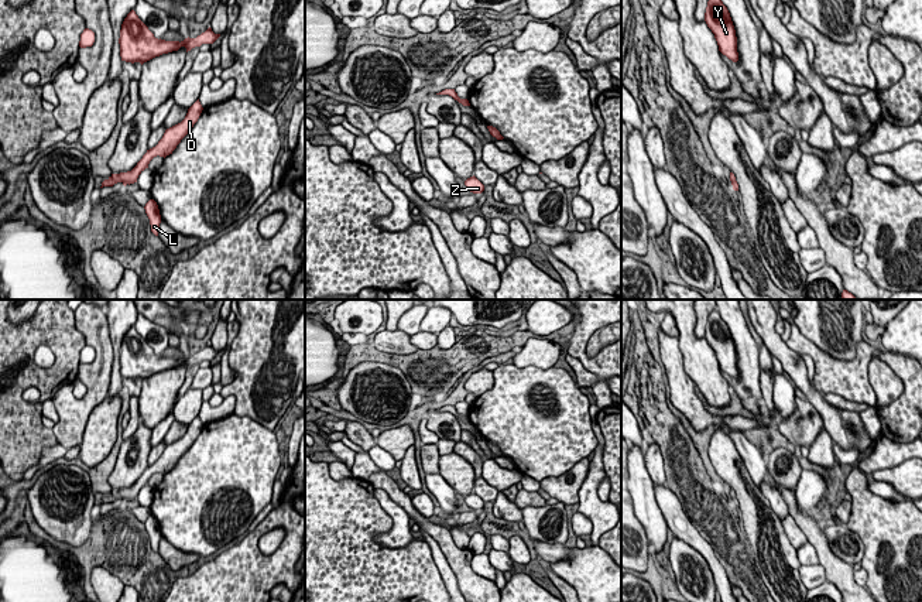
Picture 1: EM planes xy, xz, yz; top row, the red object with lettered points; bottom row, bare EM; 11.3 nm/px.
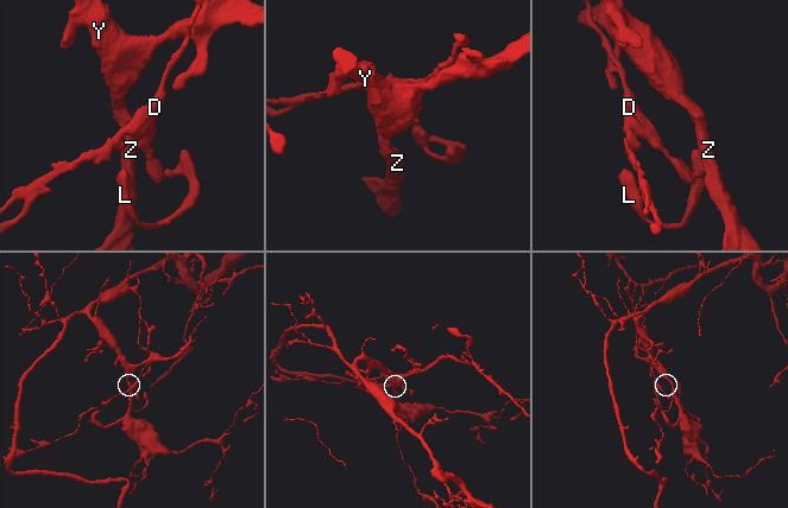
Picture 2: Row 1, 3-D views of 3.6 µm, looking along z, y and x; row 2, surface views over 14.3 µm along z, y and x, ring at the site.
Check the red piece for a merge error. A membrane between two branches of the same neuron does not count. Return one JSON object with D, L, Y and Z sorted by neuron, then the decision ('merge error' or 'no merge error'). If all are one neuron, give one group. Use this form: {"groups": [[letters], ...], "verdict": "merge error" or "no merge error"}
{"groups": [["D", "L", "Y", "Z"]], "verdict": "no merge error"}

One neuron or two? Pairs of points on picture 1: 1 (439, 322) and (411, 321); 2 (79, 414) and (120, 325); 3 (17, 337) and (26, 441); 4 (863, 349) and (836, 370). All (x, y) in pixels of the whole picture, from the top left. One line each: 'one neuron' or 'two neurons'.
1: one neuron
2: two neurons
3: one neuron
4: one neuron

